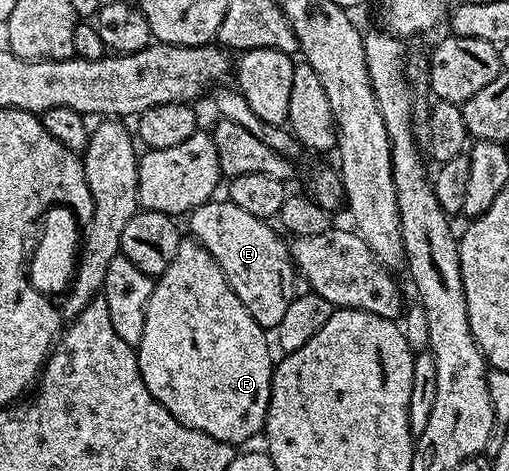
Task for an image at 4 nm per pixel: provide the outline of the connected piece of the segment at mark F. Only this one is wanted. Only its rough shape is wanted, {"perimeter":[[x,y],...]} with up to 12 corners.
{"perimeter":[[181,240],[136,349],[150,395],[237,447],[268,418],[269,334]]}

